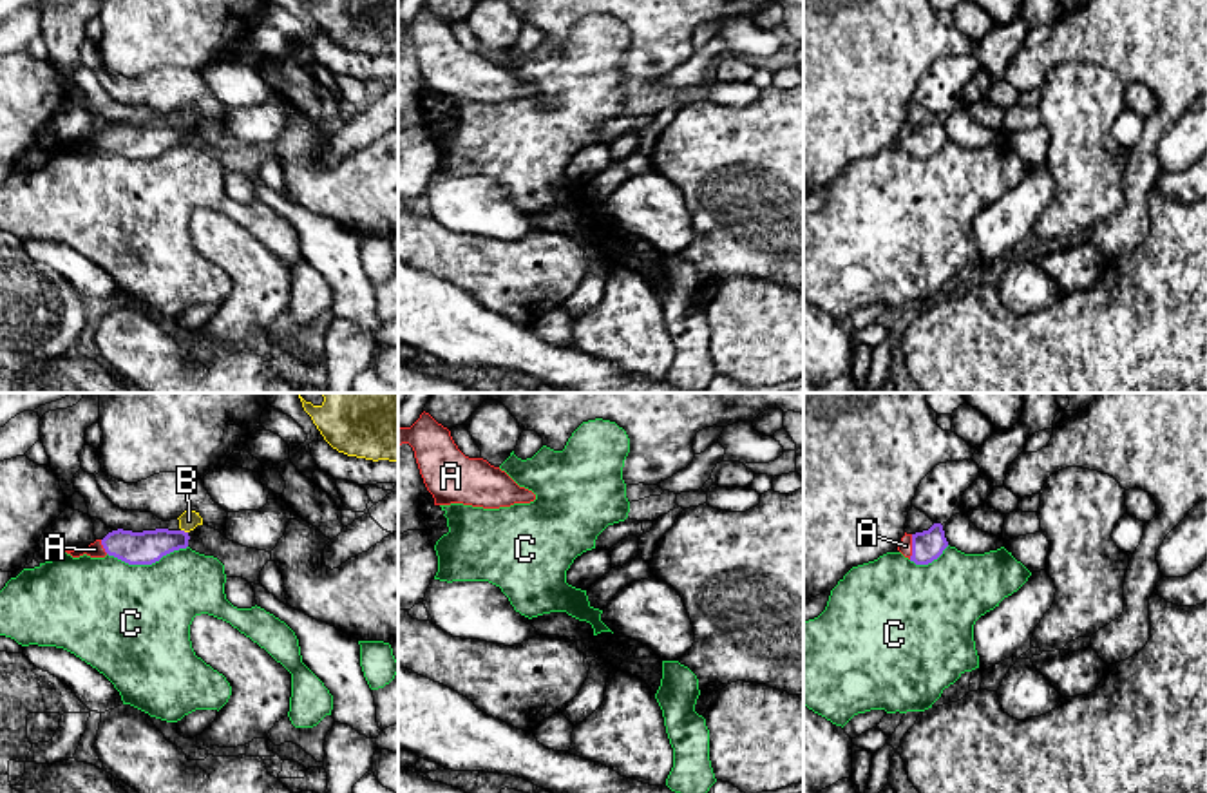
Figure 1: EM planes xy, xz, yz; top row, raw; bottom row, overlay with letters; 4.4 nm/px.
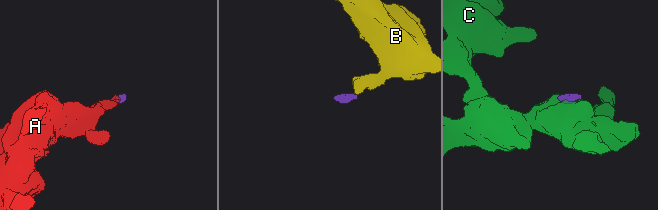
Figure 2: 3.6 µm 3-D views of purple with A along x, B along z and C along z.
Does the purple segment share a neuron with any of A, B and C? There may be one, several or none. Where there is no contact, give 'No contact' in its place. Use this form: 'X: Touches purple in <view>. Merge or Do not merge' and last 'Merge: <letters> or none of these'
A: Touches purple in yz. Merge
B: Touches purple in xy. Merge
C: Touches purple in xy. Do not merge
Merge: A, B

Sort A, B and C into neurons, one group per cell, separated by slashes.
A B / C

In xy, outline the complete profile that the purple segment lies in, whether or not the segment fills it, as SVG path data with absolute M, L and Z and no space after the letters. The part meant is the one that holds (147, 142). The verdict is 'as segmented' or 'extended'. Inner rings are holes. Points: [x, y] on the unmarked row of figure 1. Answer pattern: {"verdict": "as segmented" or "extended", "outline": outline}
{"verdict": "extended", "outline": "M185 105L179 112L179 123L156 123L156 125L112 125L103 134L96 134L87 143L63 145L72 152L80 152L83 148L90 152L105 152L114 150L128 159L152 159L159 156L163 150L186 143L188 141L188 127L197 119L203 119L203 112L195 105Z"}

